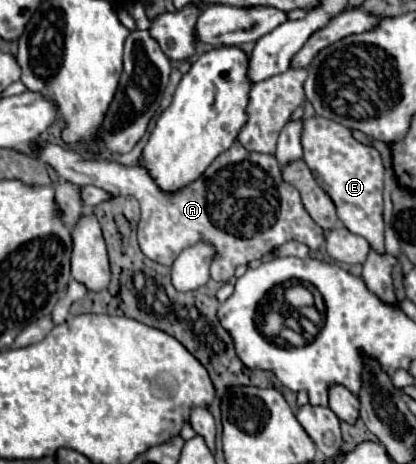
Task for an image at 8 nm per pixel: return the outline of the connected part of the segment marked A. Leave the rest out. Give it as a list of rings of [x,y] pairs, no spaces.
[[[44,141],[30,145],[28,151],[32,149],[40,149],[40,159],[50,163],[68,183],[96,185],[108,193],[134,195],[142,209],[138,245],[148,259],[166,267],[170,267],[186,247],[208,241],[216,251],[210,275],[214,281],[224,283],[234,275],[238,265],[258,261],[286,241],[300,241],[312,251],[324,243],[324,231],[302,209],[298,191],[284,181],[276,157],[250,153],[238,141],[234,141],[226,153],[218,155],[198,181],[172,195],[162,193],[144,167],[124,167],[102,159],[84,161],[74,149]]]

